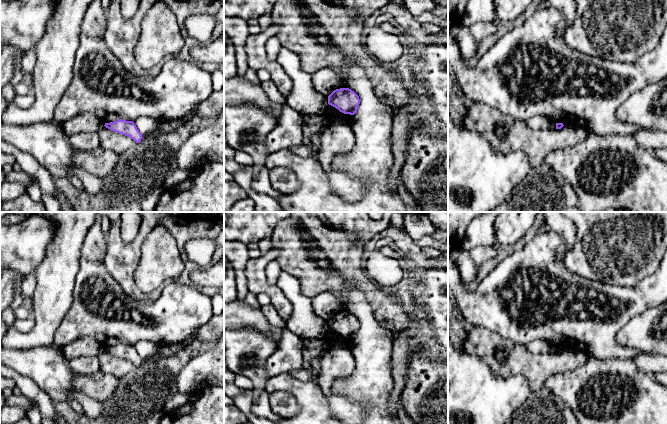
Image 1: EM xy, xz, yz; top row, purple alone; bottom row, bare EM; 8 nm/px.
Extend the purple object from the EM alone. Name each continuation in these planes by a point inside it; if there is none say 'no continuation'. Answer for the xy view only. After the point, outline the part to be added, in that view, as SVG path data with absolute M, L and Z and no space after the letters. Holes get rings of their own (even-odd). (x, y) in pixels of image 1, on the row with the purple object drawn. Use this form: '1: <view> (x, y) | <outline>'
no continuation

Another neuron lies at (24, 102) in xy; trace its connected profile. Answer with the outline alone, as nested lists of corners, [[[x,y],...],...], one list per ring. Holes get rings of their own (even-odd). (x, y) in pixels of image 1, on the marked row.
[[[31,92],[24,96],[15,95],[14,97],[14,103],[17,105],[17,107],[22,108],[22,109],[29,108],[34,103],[34,100],[35,98]]]

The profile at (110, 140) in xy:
[[[105,126],[98,132],[100,147],[121,154],[137,143],[128,136],[114,132]]]

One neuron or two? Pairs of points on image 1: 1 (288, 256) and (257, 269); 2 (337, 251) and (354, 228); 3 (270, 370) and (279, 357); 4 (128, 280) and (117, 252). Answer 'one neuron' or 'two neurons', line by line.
1: two neurons
2: two neurons
3: one neuron
4: one neuron

